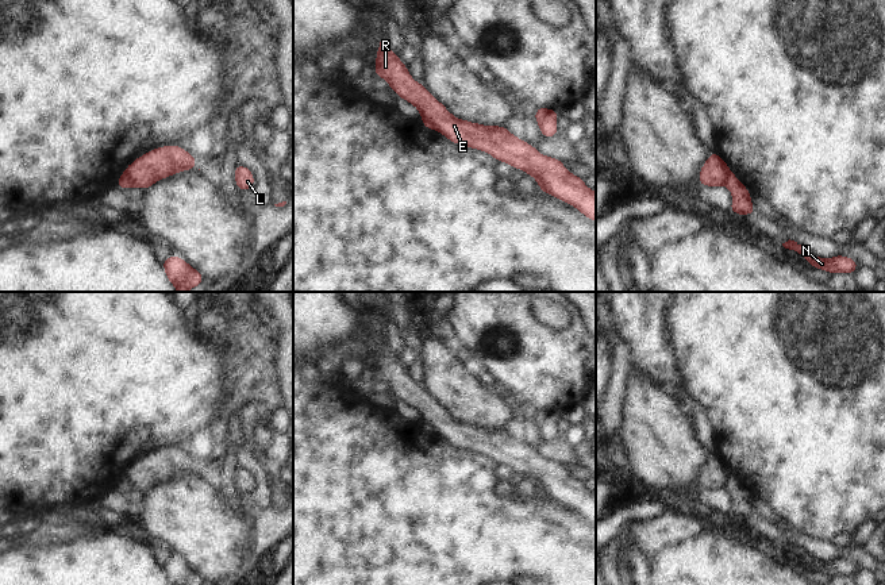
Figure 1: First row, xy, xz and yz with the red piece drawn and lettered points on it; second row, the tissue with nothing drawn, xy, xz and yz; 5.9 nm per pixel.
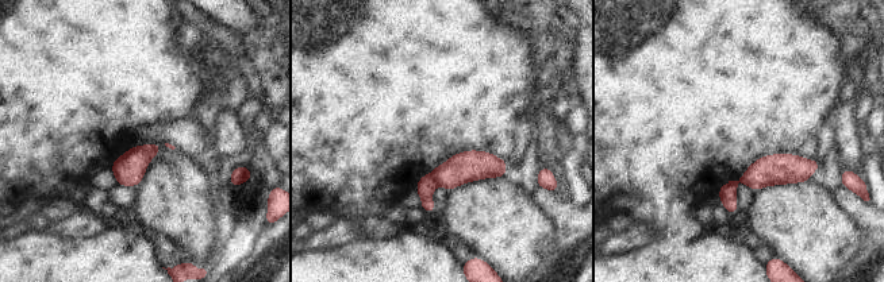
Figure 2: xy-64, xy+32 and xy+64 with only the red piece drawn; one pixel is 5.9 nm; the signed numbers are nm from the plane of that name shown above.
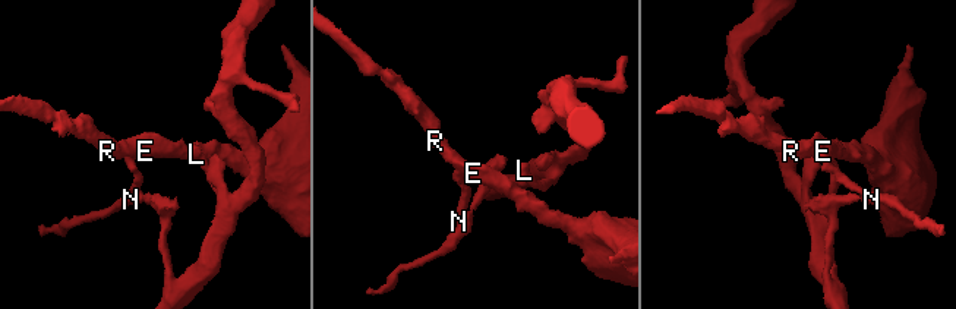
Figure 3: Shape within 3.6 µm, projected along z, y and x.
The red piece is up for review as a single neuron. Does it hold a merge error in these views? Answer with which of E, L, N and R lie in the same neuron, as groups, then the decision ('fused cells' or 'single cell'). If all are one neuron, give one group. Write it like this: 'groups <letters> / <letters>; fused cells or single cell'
groups E R / L N; fused cells

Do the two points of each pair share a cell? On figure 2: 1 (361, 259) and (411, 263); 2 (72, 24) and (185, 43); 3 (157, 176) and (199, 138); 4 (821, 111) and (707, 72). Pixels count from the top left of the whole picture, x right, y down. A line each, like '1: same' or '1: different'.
1: same
2: different
3: different
4: same

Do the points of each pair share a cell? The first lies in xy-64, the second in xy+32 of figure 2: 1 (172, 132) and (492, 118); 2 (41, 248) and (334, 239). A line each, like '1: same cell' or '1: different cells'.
1: different cells
2: different cells

